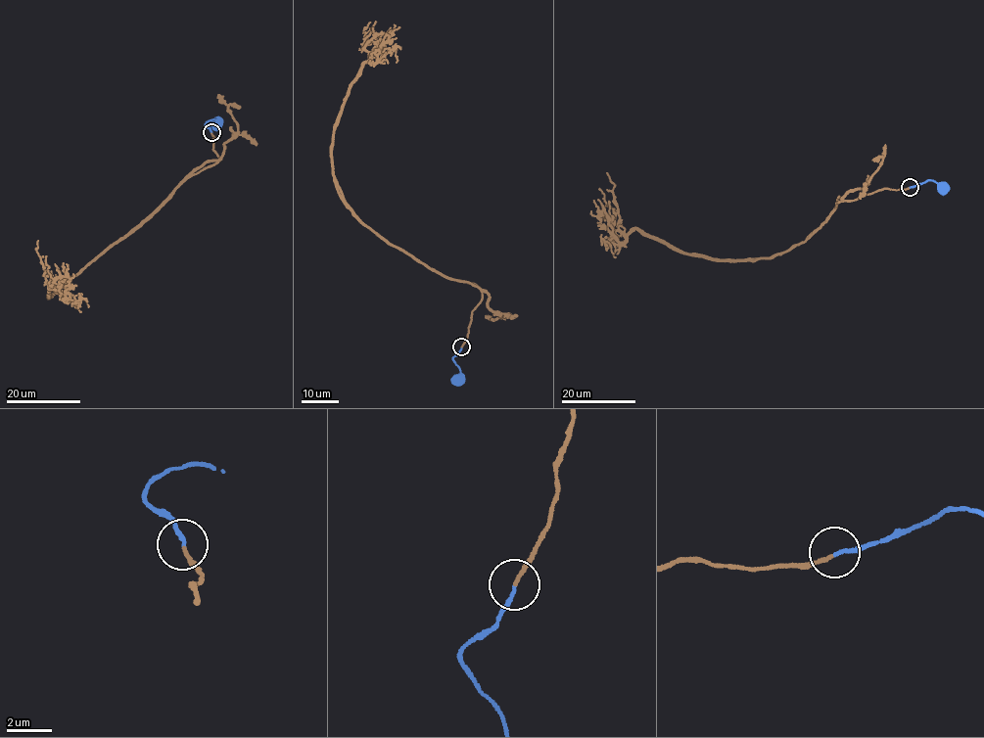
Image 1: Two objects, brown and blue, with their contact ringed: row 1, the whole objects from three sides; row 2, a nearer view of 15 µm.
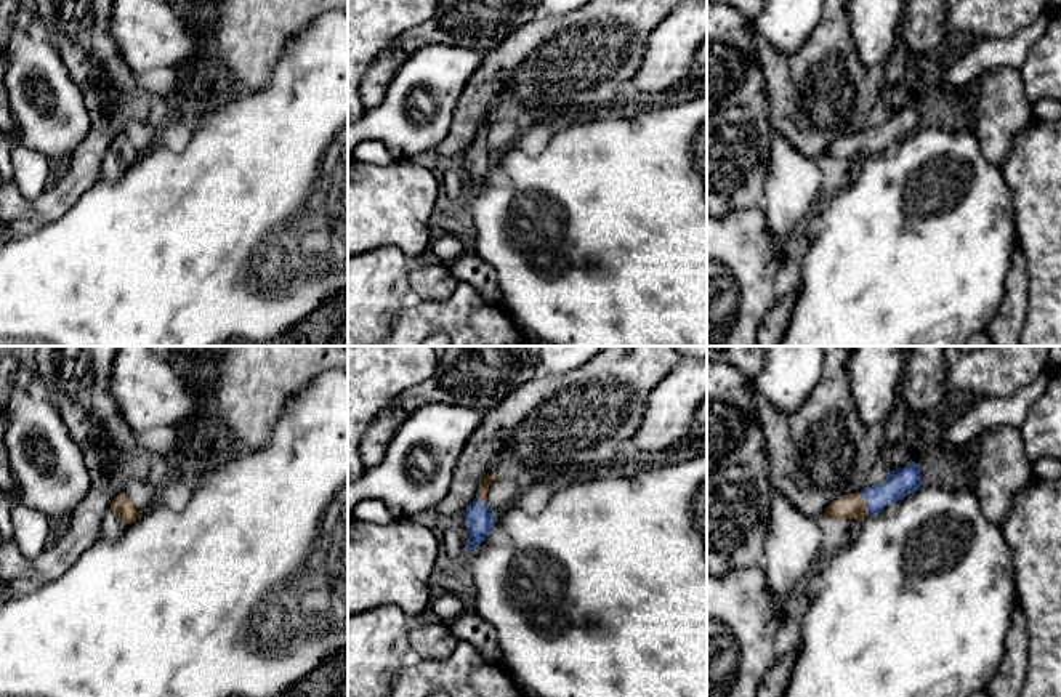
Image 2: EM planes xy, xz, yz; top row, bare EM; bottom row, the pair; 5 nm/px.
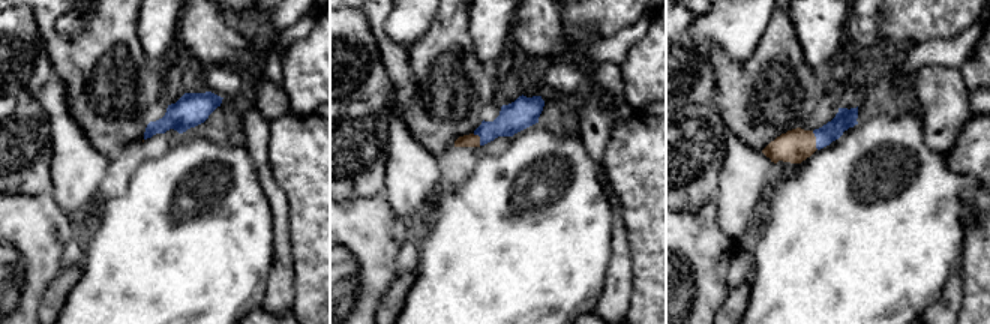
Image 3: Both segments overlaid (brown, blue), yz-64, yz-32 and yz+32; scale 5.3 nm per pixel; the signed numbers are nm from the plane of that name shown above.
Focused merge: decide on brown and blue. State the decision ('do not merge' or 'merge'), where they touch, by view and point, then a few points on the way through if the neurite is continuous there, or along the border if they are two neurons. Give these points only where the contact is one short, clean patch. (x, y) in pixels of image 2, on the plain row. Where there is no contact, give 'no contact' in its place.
merge; contact yz (866, 146); way yz (848, 148), (866, 146), (899, 124)

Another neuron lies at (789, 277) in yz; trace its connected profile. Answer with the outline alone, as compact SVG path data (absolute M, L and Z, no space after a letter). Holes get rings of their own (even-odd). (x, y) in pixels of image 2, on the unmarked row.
M792 252L779 268L774 280L776 298L782 298L801 285L801 263L797 252Z

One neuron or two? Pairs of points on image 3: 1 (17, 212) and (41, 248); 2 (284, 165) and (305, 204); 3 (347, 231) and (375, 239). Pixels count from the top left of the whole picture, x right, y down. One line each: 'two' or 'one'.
1: one
2: one
3: one

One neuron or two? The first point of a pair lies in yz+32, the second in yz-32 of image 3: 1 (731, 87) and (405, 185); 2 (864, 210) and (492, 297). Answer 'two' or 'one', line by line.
1: two
2: one

